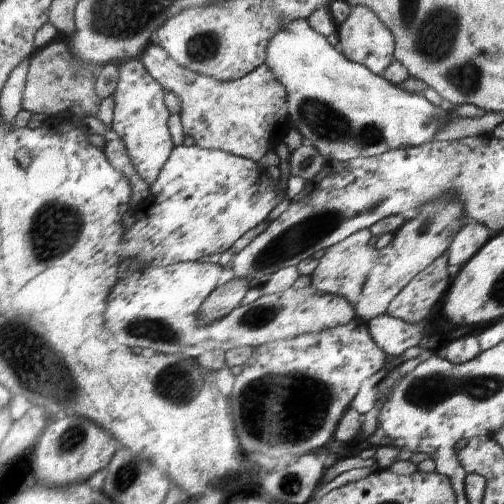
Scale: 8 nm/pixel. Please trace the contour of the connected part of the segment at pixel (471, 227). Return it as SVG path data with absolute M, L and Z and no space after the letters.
M468 222L455 236L449 251L448 263L462 267L467 264L492 239L491 231L478 222Z

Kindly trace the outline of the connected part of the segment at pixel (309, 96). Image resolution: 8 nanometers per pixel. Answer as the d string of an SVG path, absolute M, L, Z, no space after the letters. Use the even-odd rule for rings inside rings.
M297 19L290 25L287 25L282 31L278 32L275 38L269 43L268 60L265 62L277 76L277 80L284 84L289 90L289 110L292 128L302 135L305 142L313 145L320 155L326 160L338 160L345 162L353 160L355 157L376 157L381 156L384 152L390 149L404 149L405 147L421 146L425 143L432 143L440 130L446 128L453 120L453 108L457 105L448 104L447 107L442 107L436 103L428 101L423 95L412 94L402 90L400 86L391 84L385 80L384 76L377 76L372 73L365 65L354 63L344 56L339 49L333 48L327 42L327 38L322 36L309 25L307 20Z

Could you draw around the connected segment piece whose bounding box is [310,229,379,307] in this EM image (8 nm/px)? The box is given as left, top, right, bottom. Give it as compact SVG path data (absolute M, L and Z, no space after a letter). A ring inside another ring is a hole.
M363 229L324 252L324 256L320 258L320 264L312 272L310 287L316 289L317 292L344 297L354 307L365 287L370 270L379 260L379 250L368 245L371 238L372 234L369 230Z

